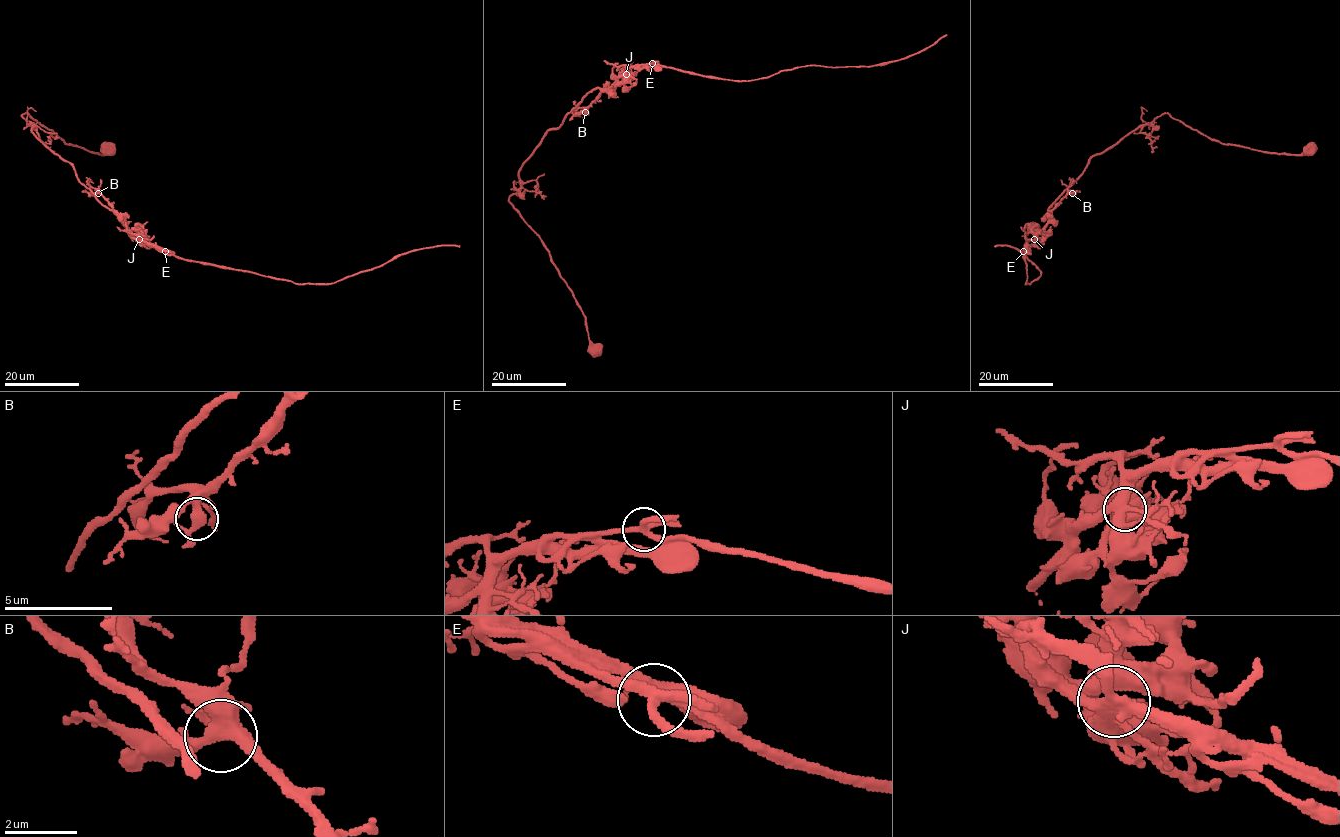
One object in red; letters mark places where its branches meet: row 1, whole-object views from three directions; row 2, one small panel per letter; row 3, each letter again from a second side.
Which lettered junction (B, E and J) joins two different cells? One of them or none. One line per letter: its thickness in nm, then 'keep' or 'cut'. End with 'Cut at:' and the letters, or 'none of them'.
B: 320 nm | keep
E: 280 nm | keep
J: 400 nm | keep
Cut at: none of them

